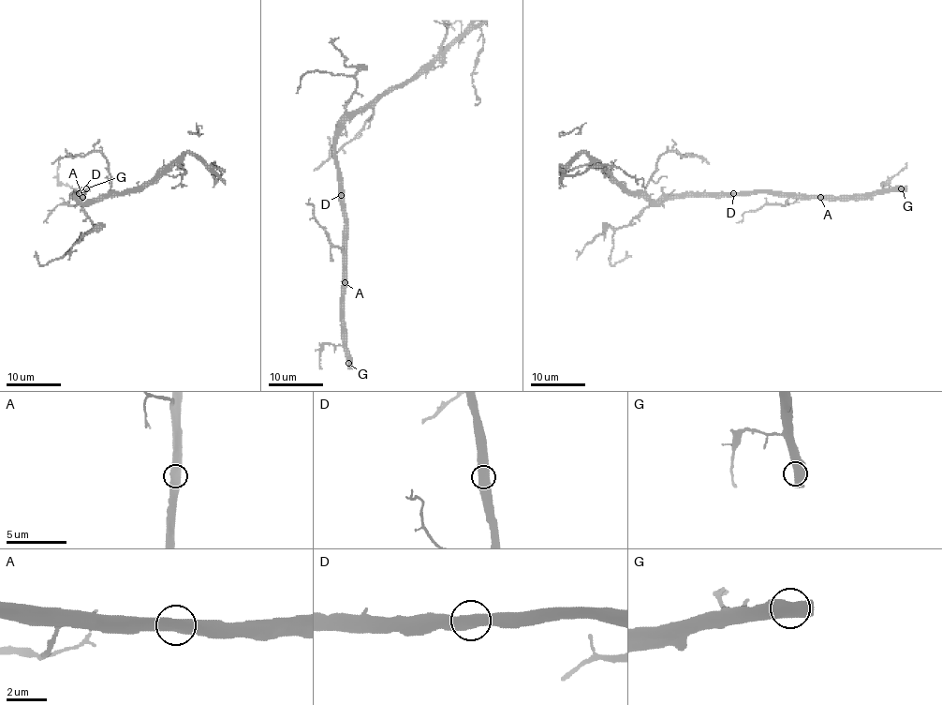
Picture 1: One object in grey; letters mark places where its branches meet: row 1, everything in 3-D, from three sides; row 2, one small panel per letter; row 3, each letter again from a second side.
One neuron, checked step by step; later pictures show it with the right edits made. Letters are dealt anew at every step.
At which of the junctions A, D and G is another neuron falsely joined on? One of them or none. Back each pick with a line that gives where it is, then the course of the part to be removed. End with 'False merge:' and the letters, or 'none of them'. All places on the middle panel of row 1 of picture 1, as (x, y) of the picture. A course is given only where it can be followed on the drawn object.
False merge: none of them

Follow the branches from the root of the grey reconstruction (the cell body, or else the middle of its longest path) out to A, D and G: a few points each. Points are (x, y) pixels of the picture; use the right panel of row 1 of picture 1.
A: (658, 204), (669, 198), (708, 194), (769, 192), (820, 197)
D: (658, 204), (669, 198), (683, 195), (733, 194)
G: (658, 204), (669, 198), (683, 195), (769, 192), (863, 197), (901, 188)

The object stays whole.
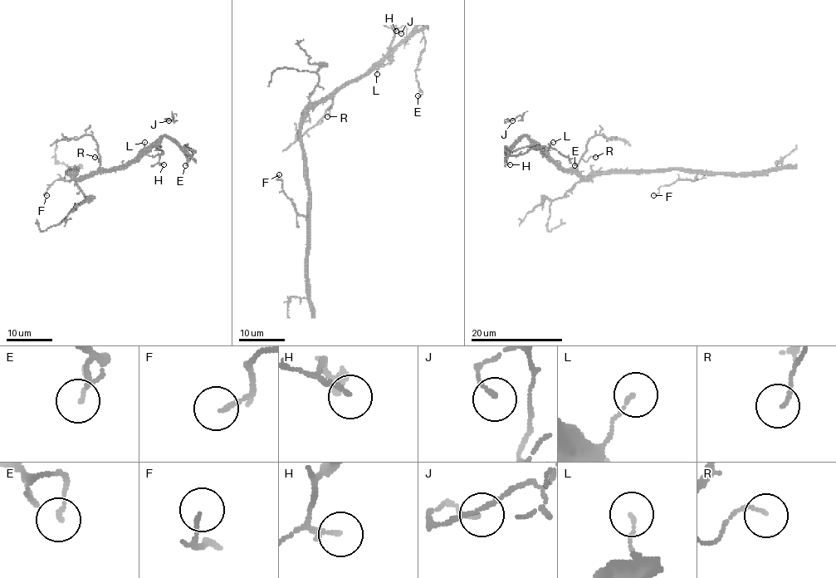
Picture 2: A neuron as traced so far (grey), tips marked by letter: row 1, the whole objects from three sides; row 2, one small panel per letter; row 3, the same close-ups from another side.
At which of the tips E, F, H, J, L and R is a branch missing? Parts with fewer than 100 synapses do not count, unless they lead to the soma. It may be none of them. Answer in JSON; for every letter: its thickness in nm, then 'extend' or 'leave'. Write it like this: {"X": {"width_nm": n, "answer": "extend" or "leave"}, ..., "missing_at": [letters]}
{"E": {"width_nm": 110, "answer": "leave"}, "F": {"width_nm": 120, "answer": "leave"}, "H": {"width_nm": 140, "answer": "leave"}, "J": {"width_nm": 130, "answer": "leave"}, "L": {"width_nm": 100, "answer": "leave"}, "R": {"width_nm": 100, "answer": "leave"}, "missing_at": []}

